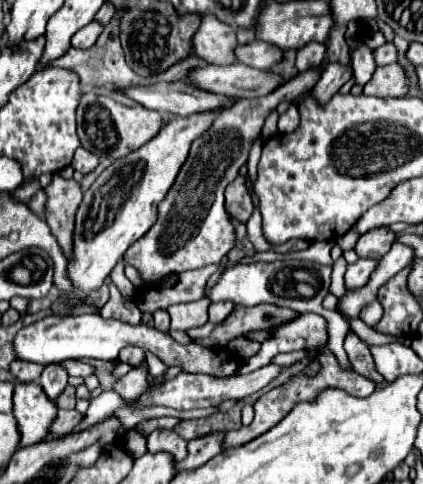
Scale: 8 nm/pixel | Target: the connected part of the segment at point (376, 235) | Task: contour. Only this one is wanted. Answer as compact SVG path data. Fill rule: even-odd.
M373 228L369 232L365 232L355 246L355 252L359 254L359 258L375 258L381 260L393 246L395 242L395 232L391 232L389 228Z

